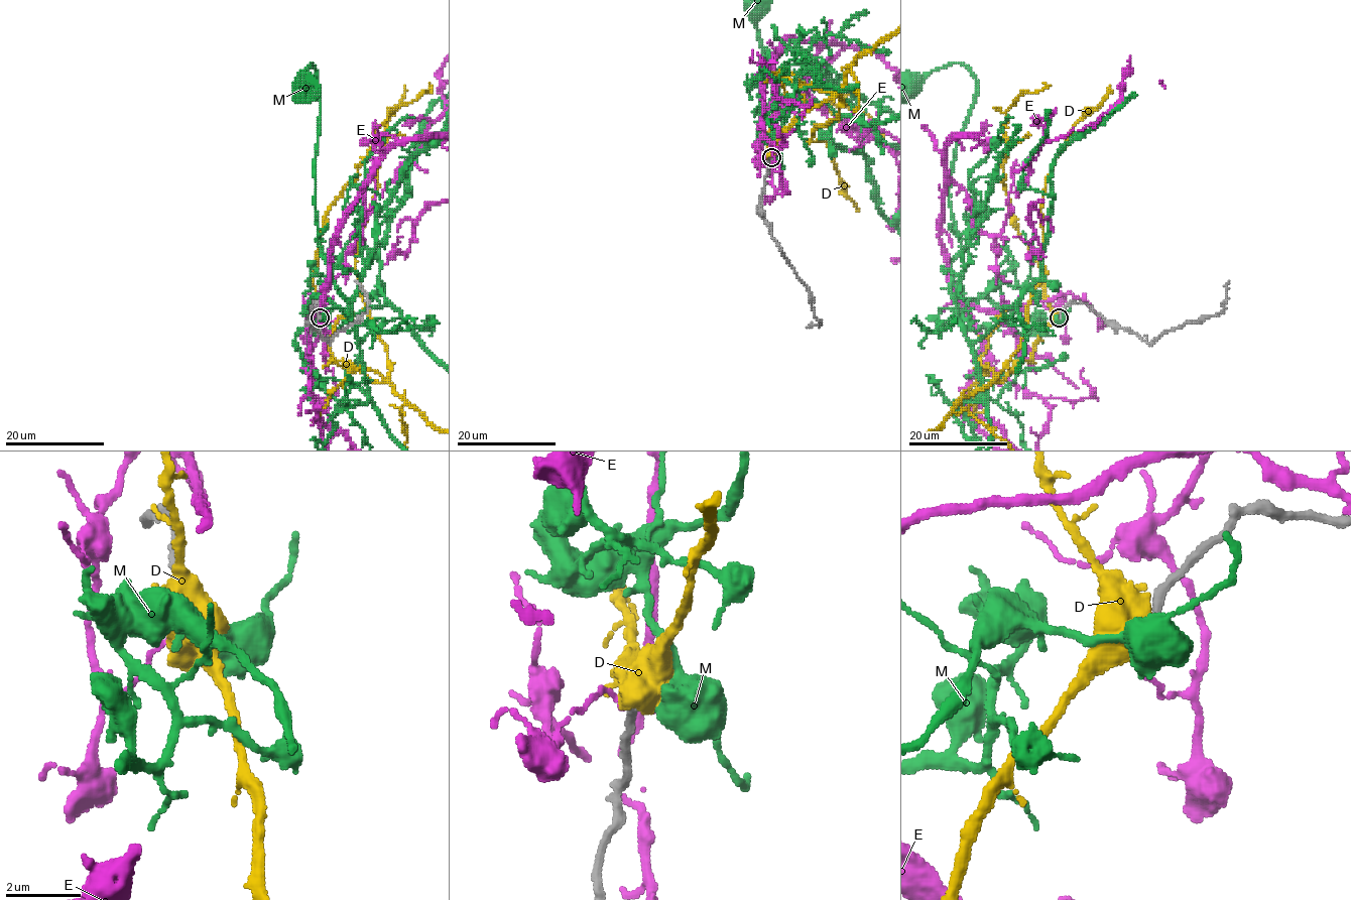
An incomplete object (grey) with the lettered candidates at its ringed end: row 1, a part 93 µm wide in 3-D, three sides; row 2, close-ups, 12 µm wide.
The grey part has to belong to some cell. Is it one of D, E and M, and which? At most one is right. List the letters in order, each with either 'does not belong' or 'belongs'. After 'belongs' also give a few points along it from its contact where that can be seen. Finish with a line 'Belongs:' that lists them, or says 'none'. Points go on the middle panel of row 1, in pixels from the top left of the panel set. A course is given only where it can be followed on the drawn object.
D: belongs
E: does not belong
M: does not belong
Belongs: D

